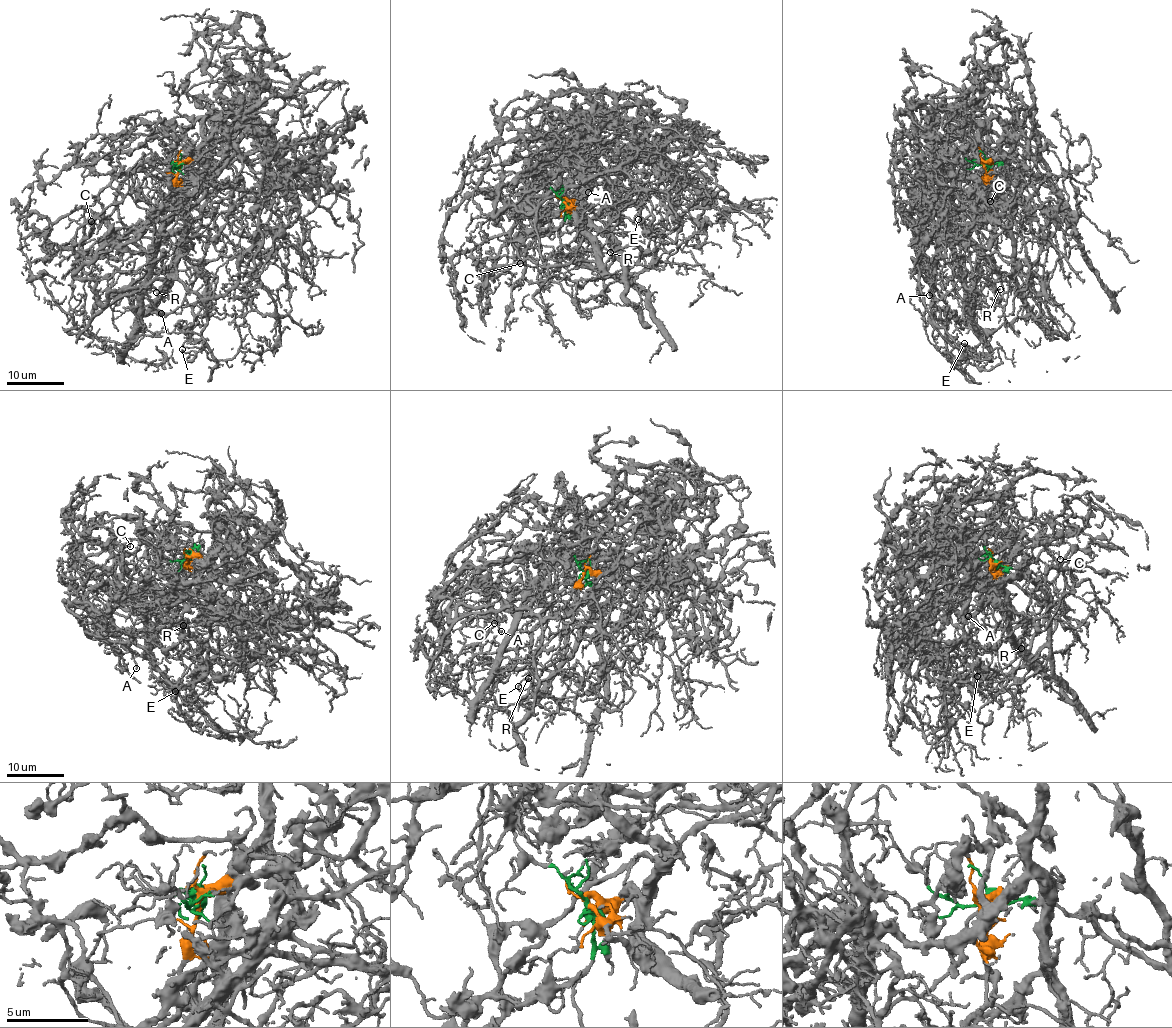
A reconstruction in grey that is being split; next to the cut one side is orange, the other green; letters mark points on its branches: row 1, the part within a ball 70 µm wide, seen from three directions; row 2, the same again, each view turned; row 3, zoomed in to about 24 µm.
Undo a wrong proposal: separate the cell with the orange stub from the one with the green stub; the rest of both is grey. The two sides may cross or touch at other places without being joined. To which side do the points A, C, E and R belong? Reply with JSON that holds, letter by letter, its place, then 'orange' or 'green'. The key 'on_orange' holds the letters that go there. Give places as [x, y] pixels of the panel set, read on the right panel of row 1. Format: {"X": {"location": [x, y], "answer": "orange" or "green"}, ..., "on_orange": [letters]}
{"A": {"location": [929, 295], "answer": "orange"}, "C": {"location": [990, 201], "answer": "green"}, "E": {"location": [964, 343], "answer": "orange"}, "R": {"location": [1000, 289], "answer": "green"}, "on_orange": ["A", "E"]}

